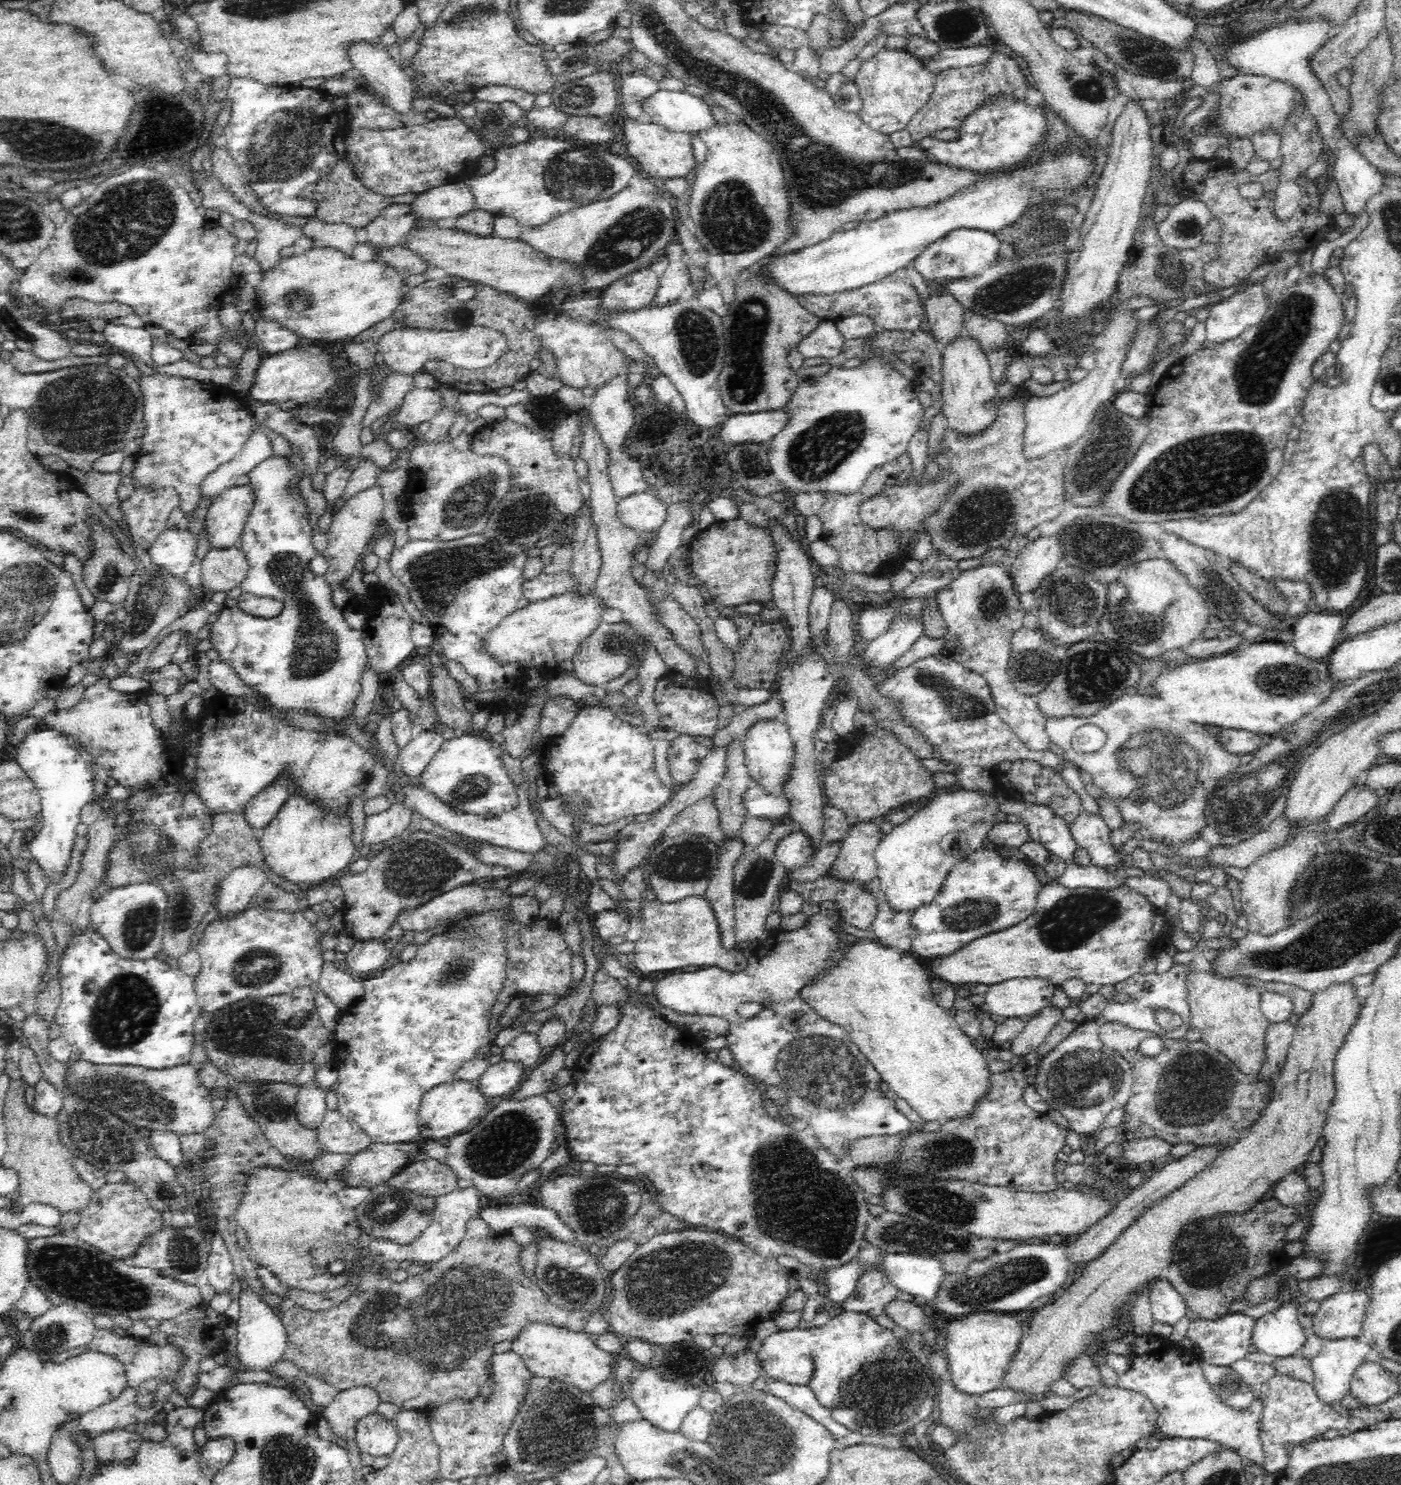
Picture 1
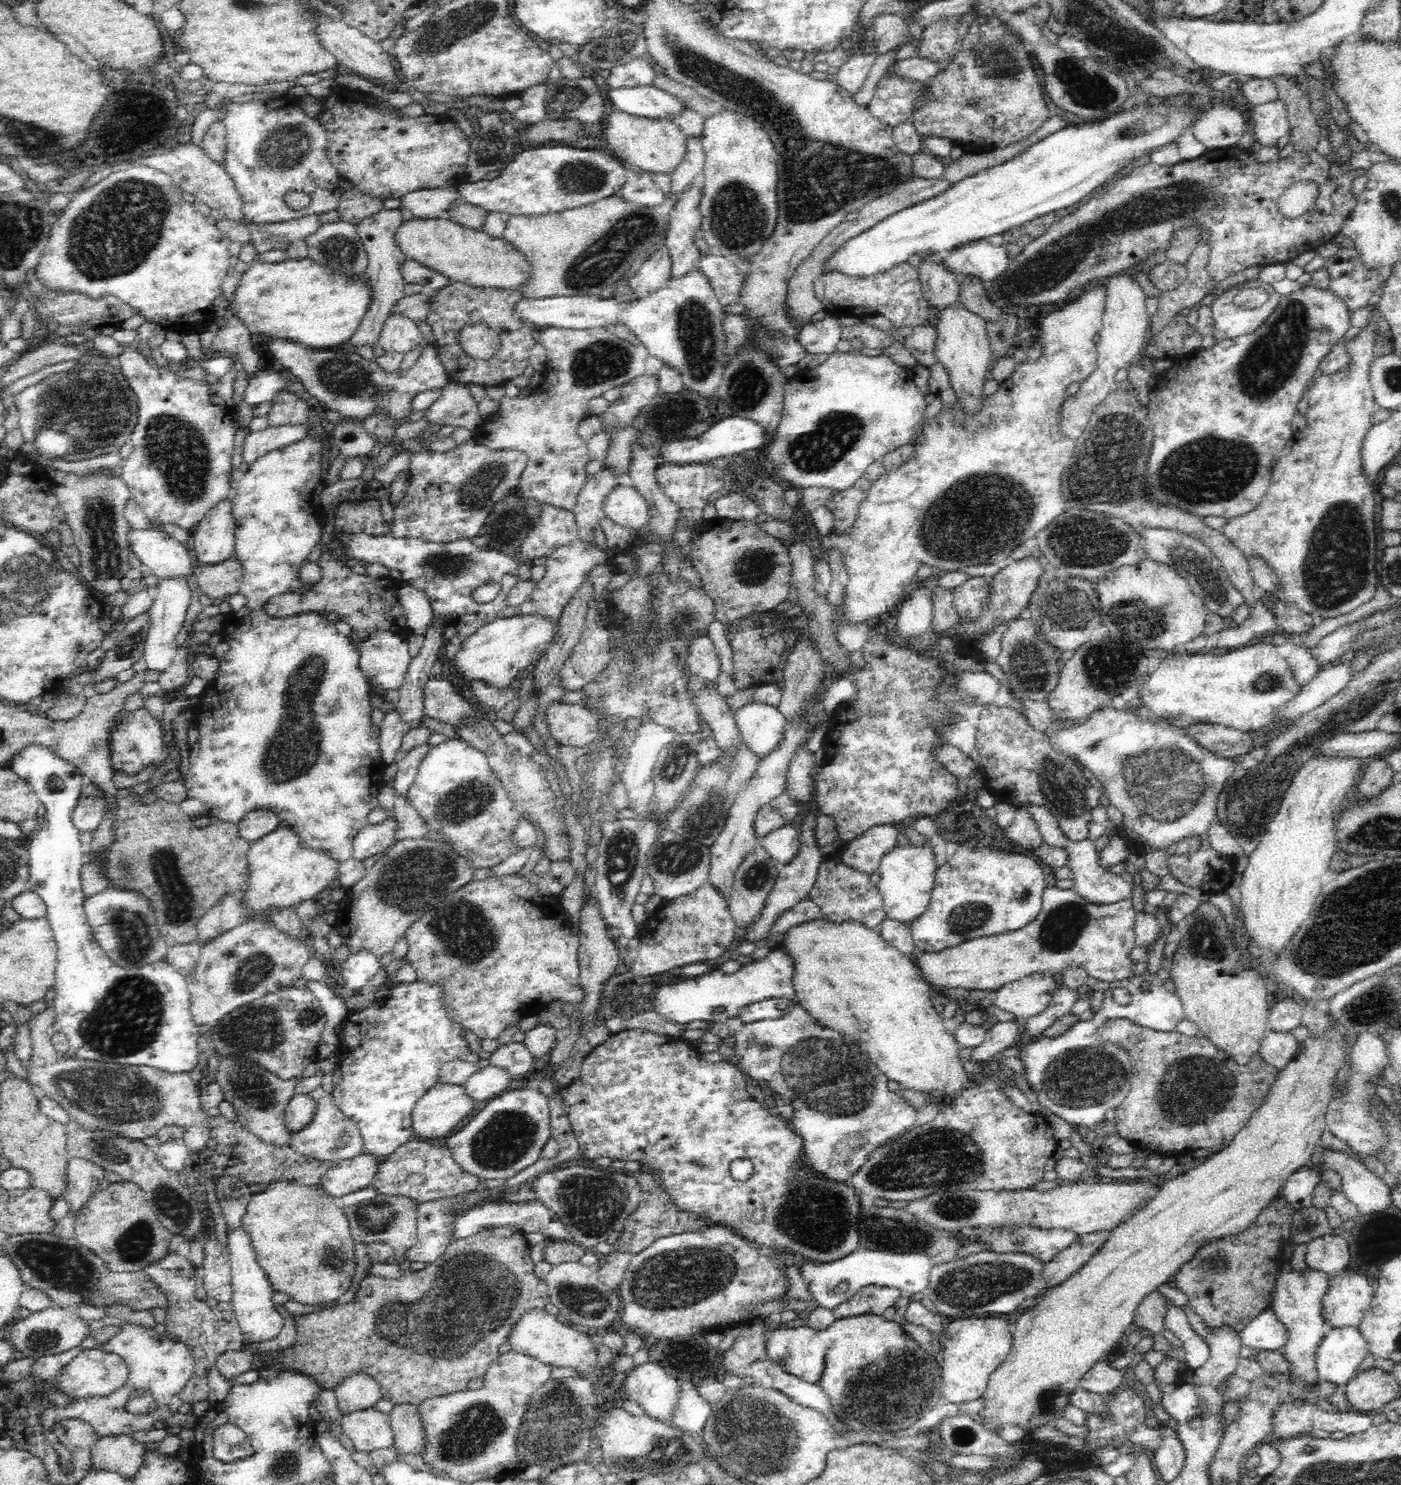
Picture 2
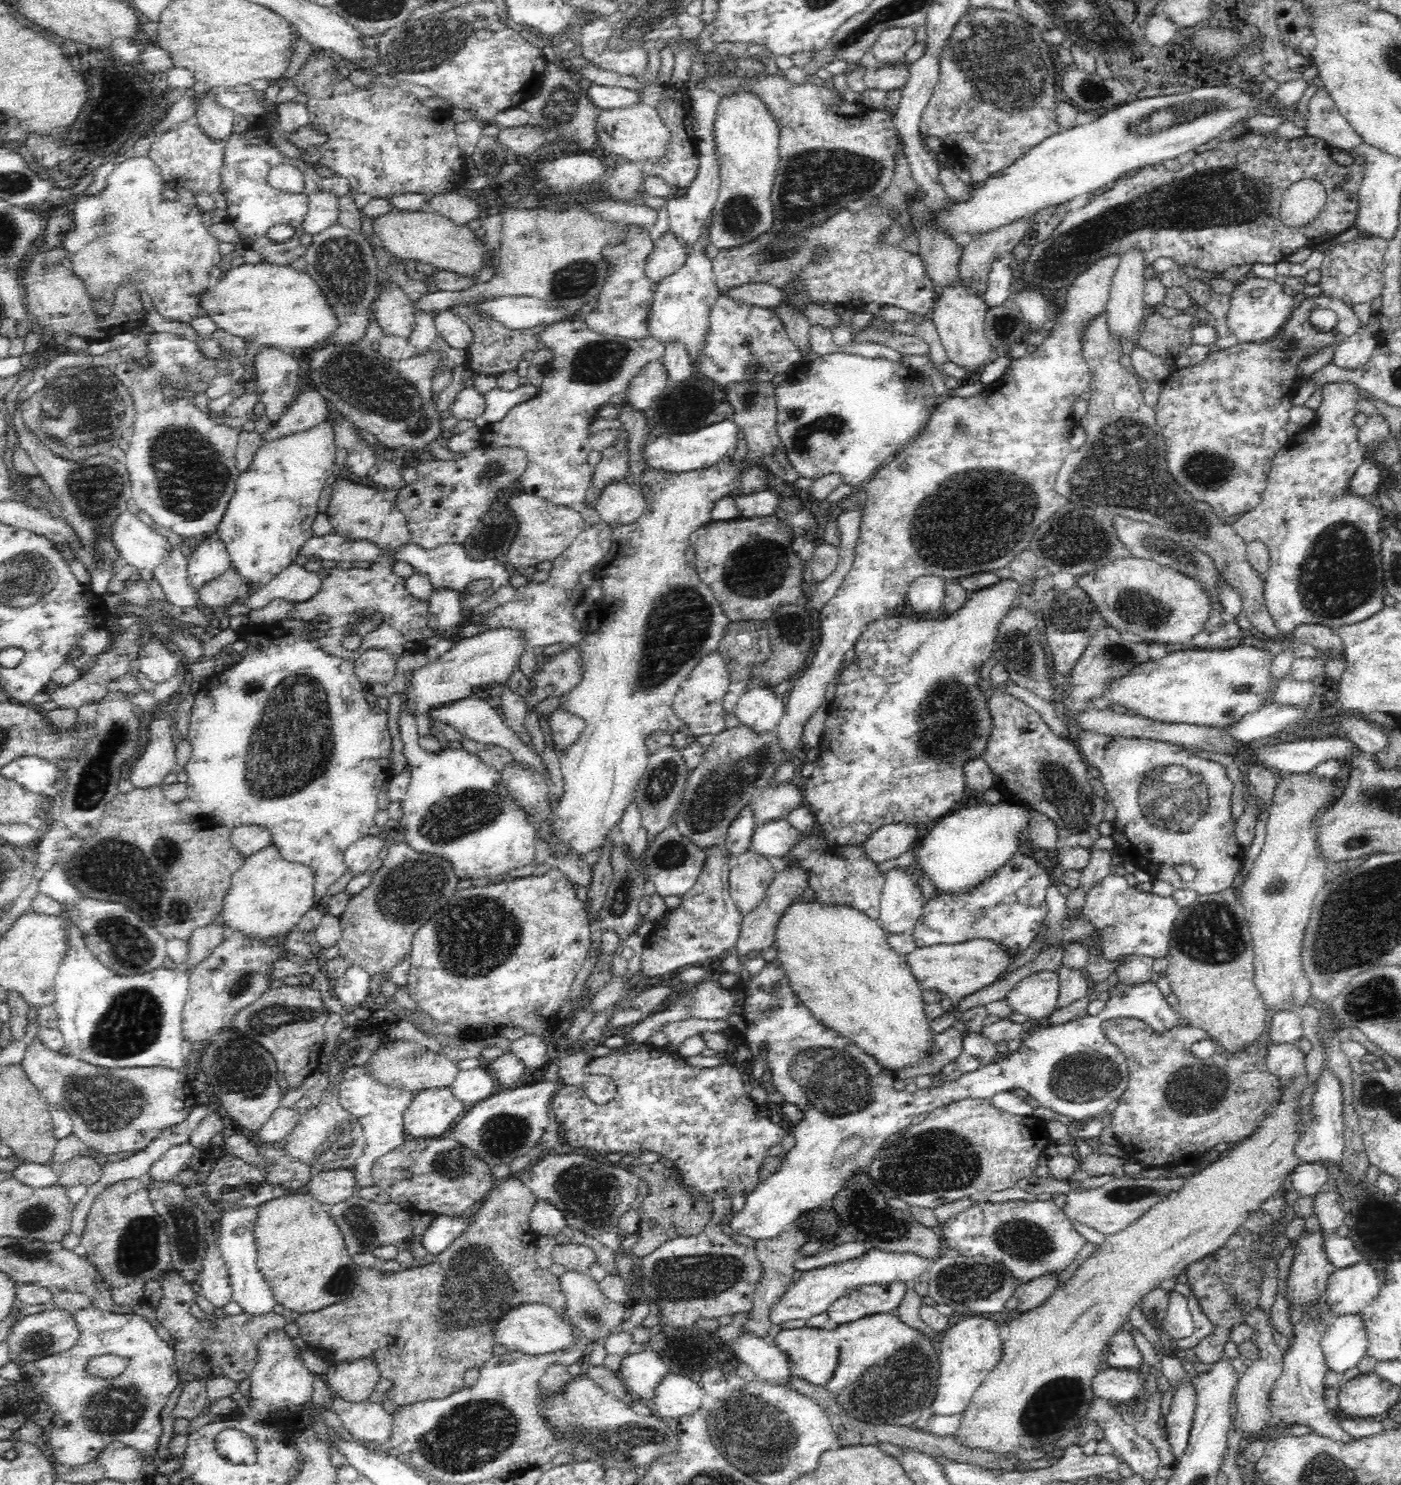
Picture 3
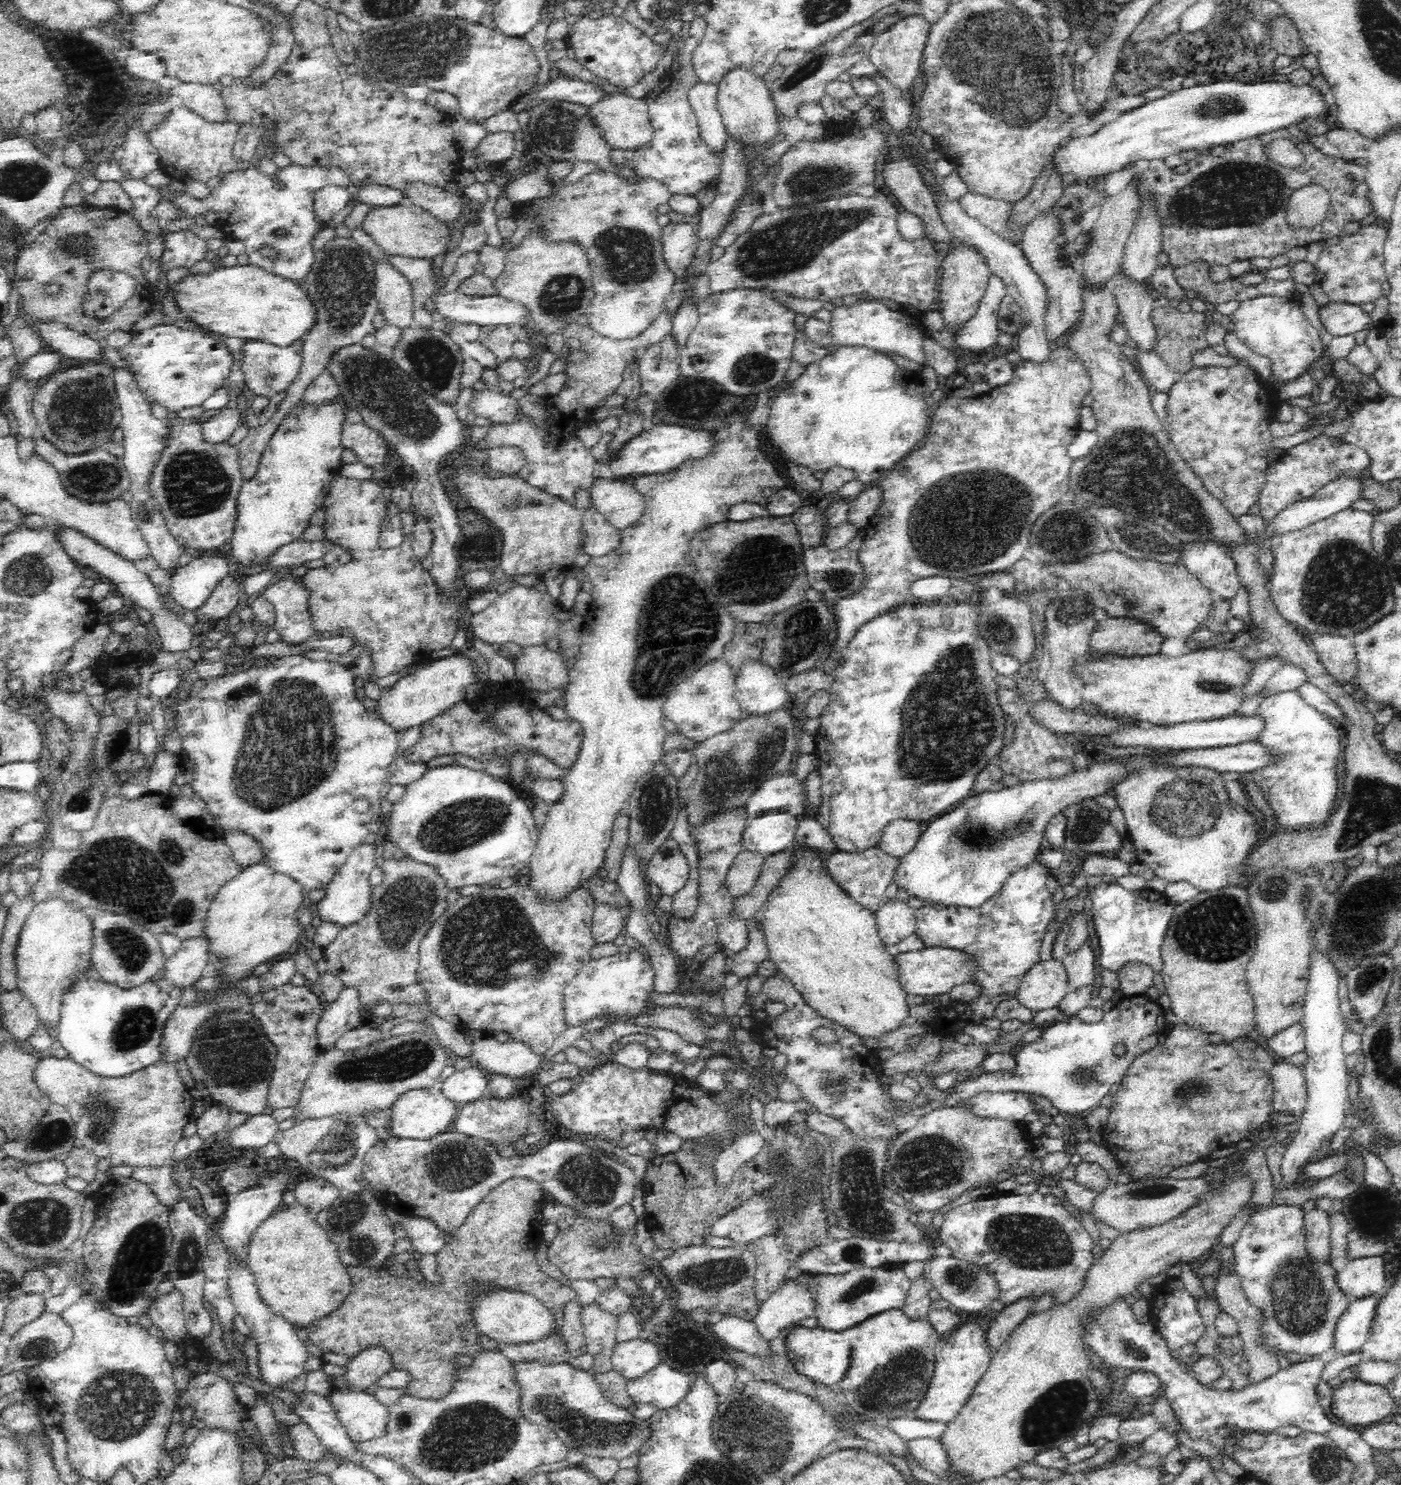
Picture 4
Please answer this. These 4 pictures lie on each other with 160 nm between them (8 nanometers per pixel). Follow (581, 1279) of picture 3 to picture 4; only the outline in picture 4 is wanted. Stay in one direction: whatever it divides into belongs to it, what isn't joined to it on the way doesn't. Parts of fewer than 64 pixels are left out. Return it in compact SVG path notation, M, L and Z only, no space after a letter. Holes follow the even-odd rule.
M596 1303L584 1306L584 1351L593 1356L594 1372L610 1372L613 1369L611 1354L616 1343L618 1316L604 1312Z

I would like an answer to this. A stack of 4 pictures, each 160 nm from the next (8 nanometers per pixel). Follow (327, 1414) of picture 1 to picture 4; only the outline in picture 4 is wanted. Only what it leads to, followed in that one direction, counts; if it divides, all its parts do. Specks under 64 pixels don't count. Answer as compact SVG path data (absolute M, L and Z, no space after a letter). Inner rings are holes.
M372 1345L362 1349L356 1356L353 1356L345 1365L346 1372L343 1374L344 1379L350 1383L349 1390L362 1391L366 1387L377 1382L377 1380L384 1374L389 1373L394 1369L394 1359L392 1353L384 1345Z

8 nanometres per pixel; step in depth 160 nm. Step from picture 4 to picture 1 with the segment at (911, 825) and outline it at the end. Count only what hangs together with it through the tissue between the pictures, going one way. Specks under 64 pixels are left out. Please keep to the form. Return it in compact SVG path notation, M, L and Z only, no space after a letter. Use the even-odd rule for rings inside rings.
M877 822L852 826L840 842L840 850L830 867L830 873L842 879L868 884L877 877L874 854L884 836Z

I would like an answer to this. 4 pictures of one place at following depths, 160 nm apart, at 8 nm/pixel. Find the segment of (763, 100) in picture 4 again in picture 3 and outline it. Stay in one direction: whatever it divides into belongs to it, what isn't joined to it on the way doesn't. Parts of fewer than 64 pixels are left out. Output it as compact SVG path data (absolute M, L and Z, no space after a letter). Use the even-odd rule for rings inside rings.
M741 83L721 96L715 121L722 185L712 210L712 246L729 249L750 242L773 226L772 188L777 175L781 130L768 105Z

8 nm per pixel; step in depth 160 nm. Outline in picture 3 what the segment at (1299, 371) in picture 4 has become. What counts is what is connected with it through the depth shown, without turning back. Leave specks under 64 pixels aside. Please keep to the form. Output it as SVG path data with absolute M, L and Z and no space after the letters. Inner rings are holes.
M1247 278L1236 283L1225 321L1238 343L1268 344L1277 340L1283 332L1284 325L1290 320L1290 316L1298 306L1300 301L1294 296L1285 294L1282 286L1275 279L1258 282L1253 278ZM1257 283L1264 287L1265 292L1262 296L1254 297L1251 292Z

